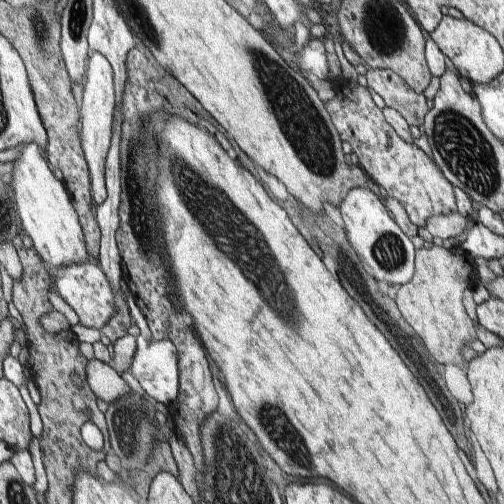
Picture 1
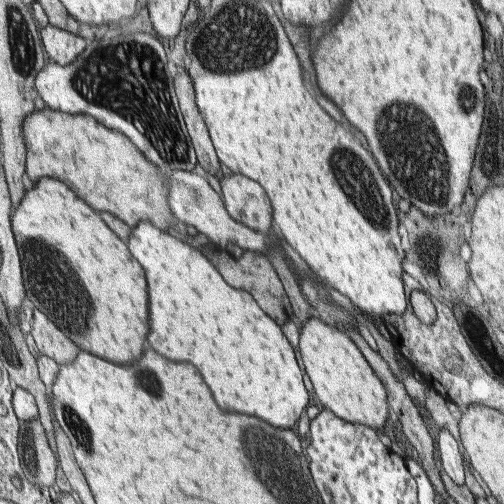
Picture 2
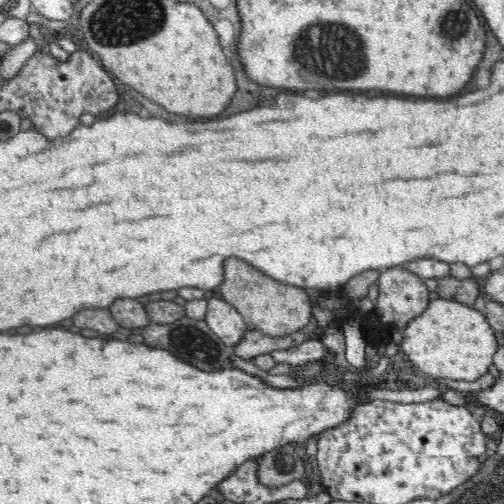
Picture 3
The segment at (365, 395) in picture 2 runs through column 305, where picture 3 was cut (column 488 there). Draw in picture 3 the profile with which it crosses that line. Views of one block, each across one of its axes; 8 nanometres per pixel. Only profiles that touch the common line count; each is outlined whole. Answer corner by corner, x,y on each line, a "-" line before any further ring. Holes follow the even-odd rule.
442,298
430,302
428,310
424,310
420,318
414,318
402,334
400,346
416,368
444,382
478,382
484,374
492,372
500,348
496,332
484,314
476,308

